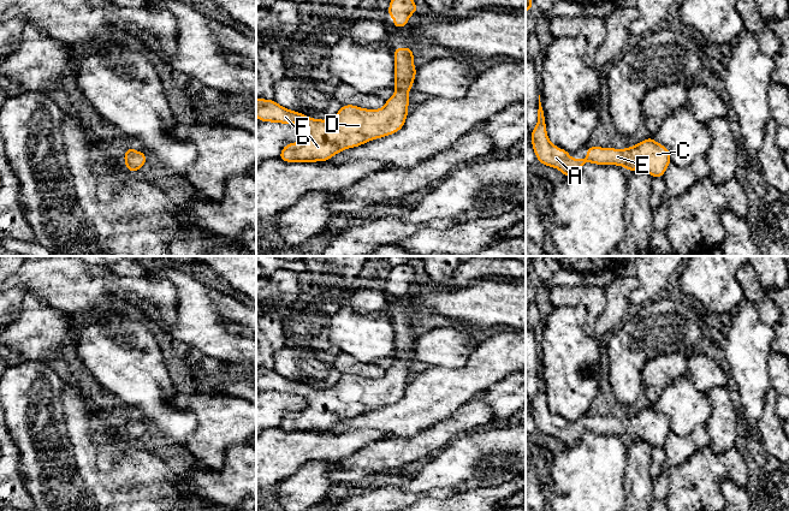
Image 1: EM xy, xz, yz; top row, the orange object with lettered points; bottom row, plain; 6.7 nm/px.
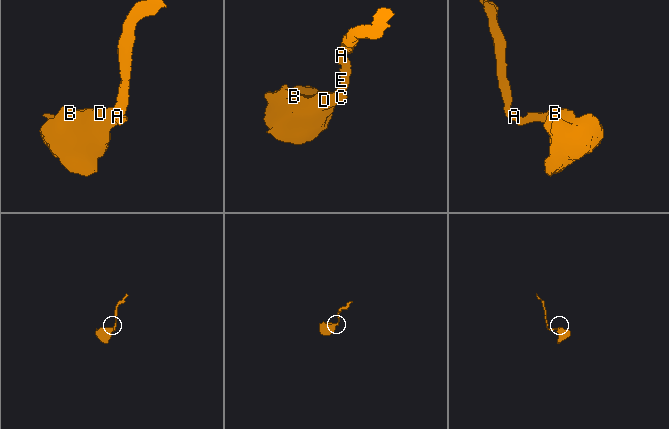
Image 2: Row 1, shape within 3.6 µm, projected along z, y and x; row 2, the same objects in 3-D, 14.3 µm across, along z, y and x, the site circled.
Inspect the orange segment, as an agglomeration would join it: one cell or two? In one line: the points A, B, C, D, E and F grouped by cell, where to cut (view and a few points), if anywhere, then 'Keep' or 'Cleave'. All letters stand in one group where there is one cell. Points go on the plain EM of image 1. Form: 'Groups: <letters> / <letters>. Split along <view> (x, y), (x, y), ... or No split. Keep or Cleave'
Groups: A B C D E F. No split. Keep

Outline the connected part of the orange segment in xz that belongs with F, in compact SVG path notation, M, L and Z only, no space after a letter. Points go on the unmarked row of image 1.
M411 316L393 317L393 322L396 362L382 378L367 379L345 374L333 387L321 390L284 378L274 369L256 368L256 386L260 392L296 393L307 402L302 410L287 412L279 428L285 432L328 430L345 418L398 402L409 382L410 369L407 362L413 360L417 338L413 332L415 323Z

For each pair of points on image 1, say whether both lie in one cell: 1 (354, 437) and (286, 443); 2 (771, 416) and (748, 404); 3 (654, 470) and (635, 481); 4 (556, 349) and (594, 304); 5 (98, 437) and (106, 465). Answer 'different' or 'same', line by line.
1: same
2: different
3: different
4: different
5: same

